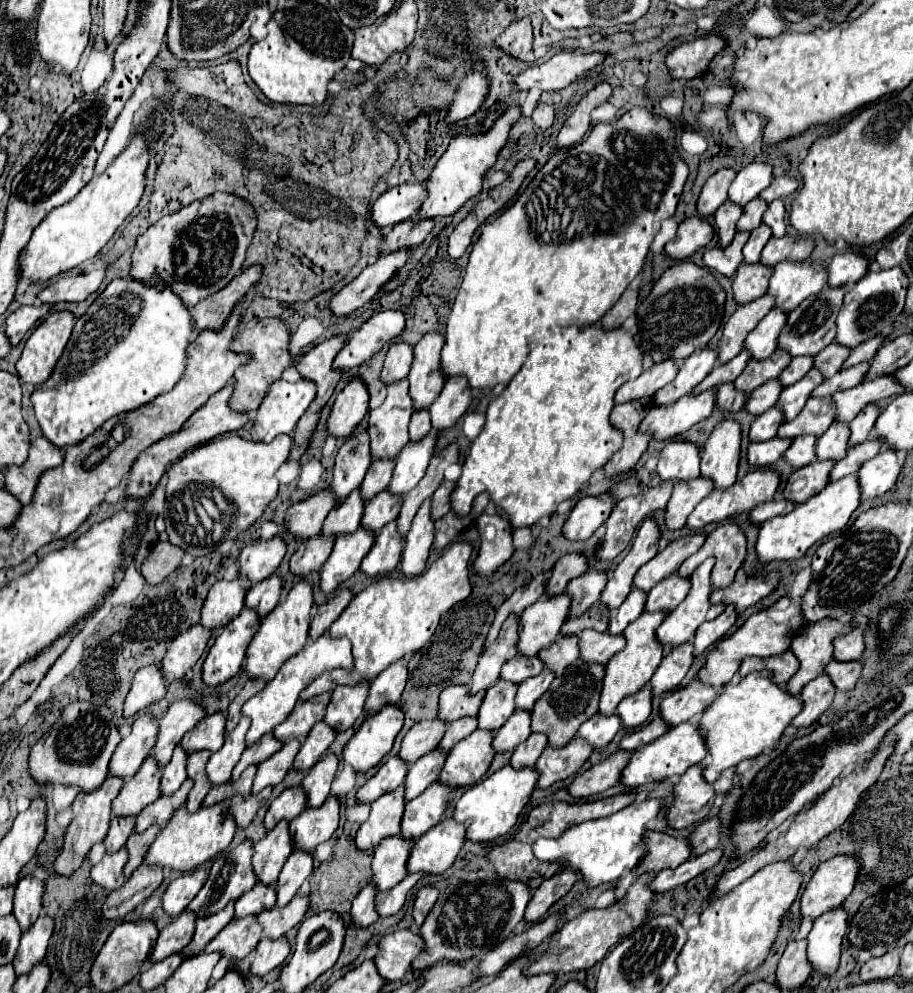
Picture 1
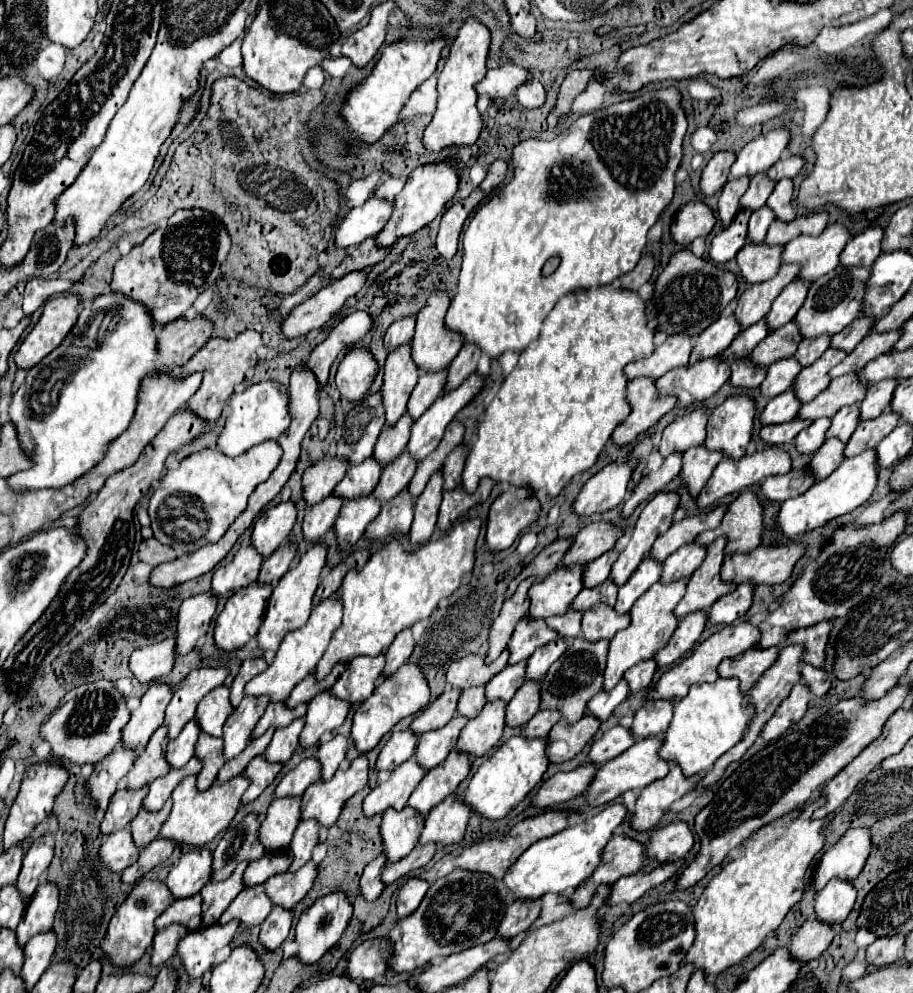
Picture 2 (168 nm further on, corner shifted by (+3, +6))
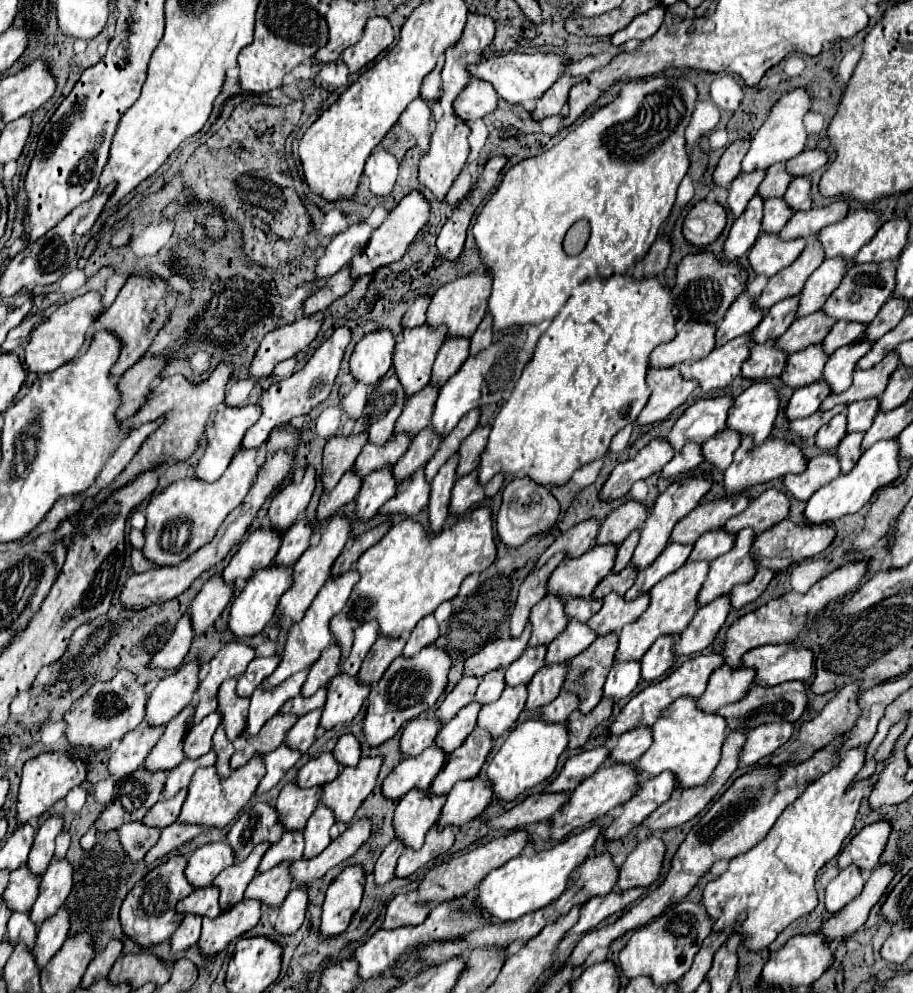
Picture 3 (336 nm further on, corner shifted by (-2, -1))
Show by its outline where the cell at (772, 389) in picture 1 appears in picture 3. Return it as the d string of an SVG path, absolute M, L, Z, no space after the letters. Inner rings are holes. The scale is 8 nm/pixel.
M821 344L809 346L803 352L797 352L787 358L785 370L781 374L781 382L789 388L803 388L821 378L823 366L827 362L827 354Z

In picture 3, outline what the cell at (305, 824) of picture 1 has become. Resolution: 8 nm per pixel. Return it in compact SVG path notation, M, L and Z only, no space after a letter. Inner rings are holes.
M361 758L355 768L343 768L337 780L323 786L321 804L331 808L337 822L351 822L357 808L375 788L381 758Z

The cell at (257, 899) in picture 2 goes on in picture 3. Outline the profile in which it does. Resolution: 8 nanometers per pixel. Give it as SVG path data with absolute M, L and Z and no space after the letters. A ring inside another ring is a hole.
M283 862L269 872L257 874L253 882L245 890L247 900L261 900L267 908L279 908L285 896L291 890L291 876L289 876L289 862Z

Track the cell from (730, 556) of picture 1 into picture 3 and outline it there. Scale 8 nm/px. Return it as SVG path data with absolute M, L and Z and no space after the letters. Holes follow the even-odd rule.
M771 488L765 490L761 496L757 496L755 500L751 500L747 510L741 512L739 516L733 516L723 528L733 534L737 534L741 528L751 528L755 536L759 536L761 532L773 528L777 522L785 520L787 514L789 514L787 496Z

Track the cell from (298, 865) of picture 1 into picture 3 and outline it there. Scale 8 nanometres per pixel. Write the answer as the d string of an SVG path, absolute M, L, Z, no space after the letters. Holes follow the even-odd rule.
M323 804L317 806L317 810L313 812L313 816L309 818L303 836L305 836L305 852L303 858L311 860L313 856L319 856L331 842L329 838L329 828L335 824L333 812L329 808L325 808Z

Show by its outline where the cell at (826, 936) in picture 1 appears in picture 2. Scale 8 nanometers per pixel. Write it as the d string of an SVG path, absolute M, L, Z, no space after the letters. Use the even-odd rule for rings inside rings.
M832 879L816 895L816 917L840 927L842 921L852 911L854 901L856 901L854 883L842 881L842 879Z

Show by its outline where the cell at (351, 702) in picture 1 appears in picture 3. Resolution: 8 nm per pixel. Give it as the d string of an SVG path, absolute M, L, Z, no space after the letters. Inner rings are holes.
M377 638L377 642L371 646L369 654L365 656L365 660L361 664L357 680L365 682L365 684L377 684L381 680L381 676L385 674L385 670L389 668L389 664L397 656L401 656L403 646L405 646L405 638L397 638L397 640Z

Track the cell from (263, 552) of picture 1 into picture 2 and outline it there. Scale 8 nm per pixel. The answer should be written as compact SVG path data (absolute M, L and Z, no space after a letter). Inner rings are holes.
M282 501L260 513L252 531L252 545L262 557L268 557L286 543L292 525L296 521L296 505L292 501Z

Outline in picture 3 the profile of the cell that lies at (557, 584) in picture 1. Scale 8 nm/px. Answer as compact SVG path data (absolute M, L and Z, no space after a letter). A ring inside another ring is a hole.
M629 500L627 504L619 506L617 510L613 510L599 528L597 534L597 542L595 544L617 544L621 546L623 540L637 528L641 528L641 524L647 518L647 510L645 504Z

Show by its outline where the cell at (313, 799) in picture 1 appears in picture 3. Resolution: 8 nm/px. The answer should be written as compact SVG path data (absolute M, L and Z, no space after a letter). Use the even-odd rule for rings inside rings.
M345 734L339 738L339 742L333 748L333 756L341 766L357 766L361 750L359 750L359 742L353 734Z

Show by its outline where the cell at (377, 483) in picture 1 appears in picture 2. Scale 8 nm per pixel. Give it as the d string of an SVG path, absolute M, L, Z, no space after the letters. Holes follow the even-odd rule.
M404 413L392 427L382 429L378 443L376 443L376 449L374 449L374 457L382 465L388 465L406 449L412 423L414 423L414 419L408 413Z

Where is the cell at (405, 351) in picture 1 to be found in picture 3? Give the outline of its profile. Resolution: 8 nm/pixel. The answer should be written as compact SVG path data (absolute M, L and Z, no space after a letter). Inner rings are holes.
M419 298L403 316L401 320L401 326L403 328L417 328L421 324L425 324L425 312L427 312L427 306L429 306L429 298Z

